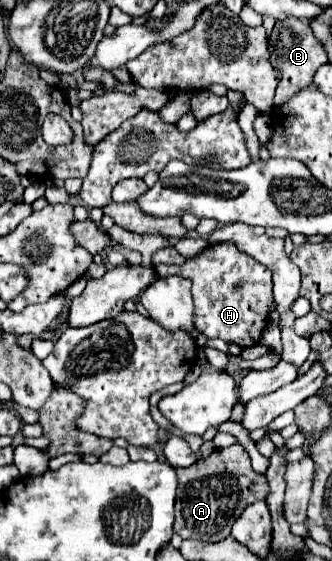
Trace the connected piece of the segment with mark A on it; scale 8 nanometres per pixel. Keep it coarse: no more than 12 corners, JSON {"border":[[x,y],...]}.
{"border":[[238,442],[176,468],[174,532],[220,542],[270,492]]}

